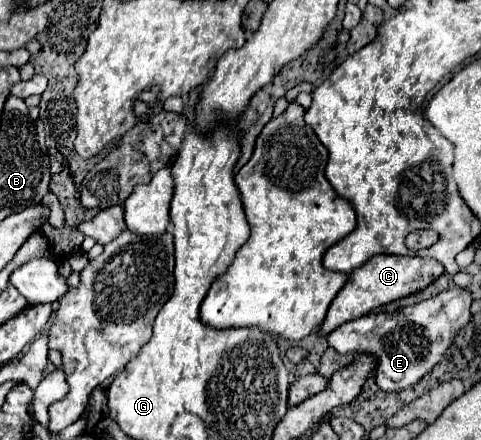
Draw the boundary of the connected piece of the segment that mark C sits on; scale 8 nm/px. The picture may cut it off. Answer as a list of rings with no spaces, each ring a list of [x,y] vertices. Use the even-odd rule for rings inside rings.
[[[378,254],[348,276],[348,282],[344,284],[342,292],[336,296],[336,300],[332,300],[332,304],[328,308],[328,314],[326,314],[322,328],[320,328],[320,334],[328,336],[344,322],[356,320],[372,310],[378,310],[380,306],[386,306],[390,302],[396,302],[396,300],[406,298],[410,294],[416,294],[418,290],[424,290],[434,280],[438,280],[442,274],[444,274],[442,264],[438,264],[436,260],[430,260],[430,258]]]

